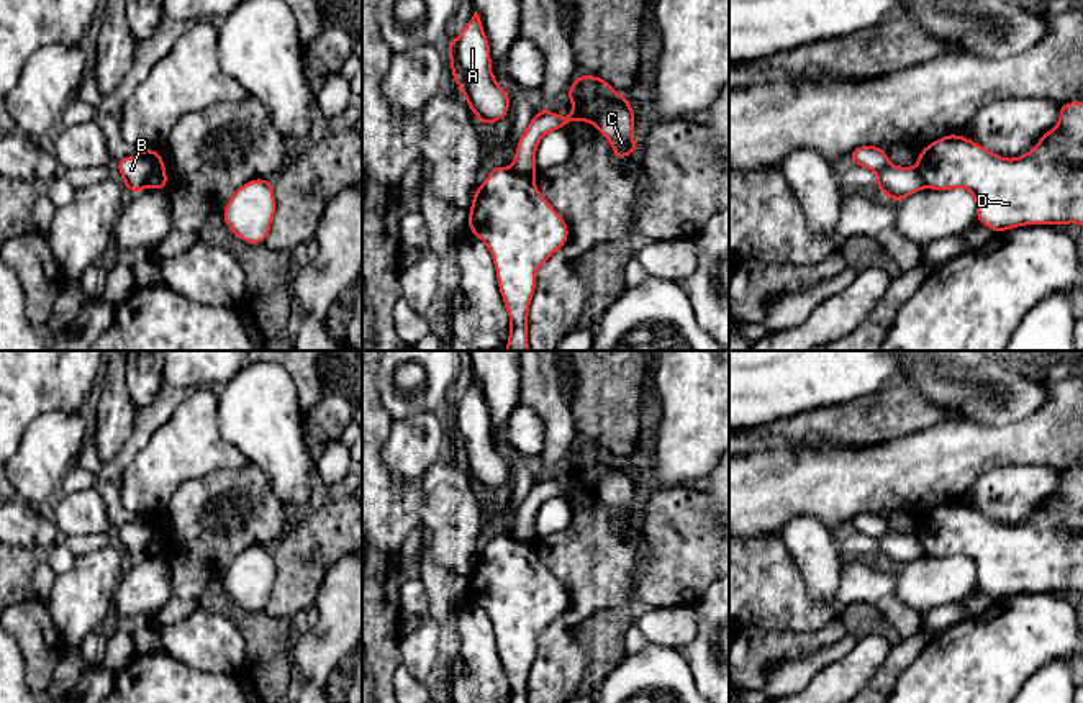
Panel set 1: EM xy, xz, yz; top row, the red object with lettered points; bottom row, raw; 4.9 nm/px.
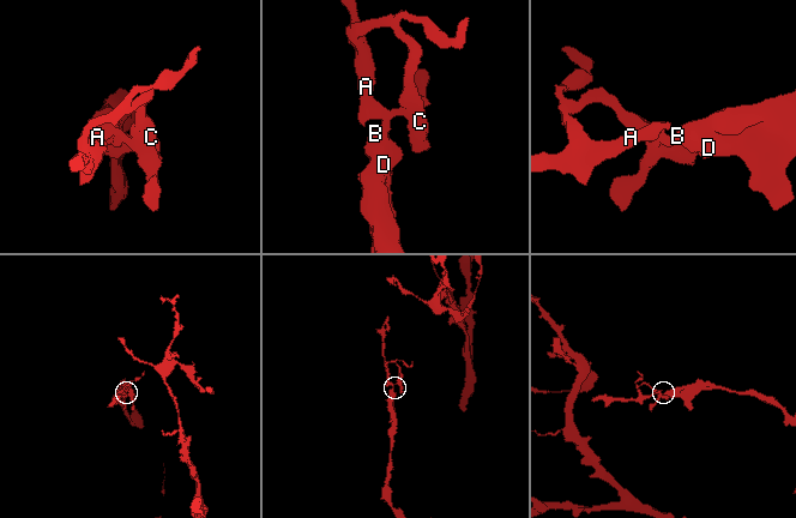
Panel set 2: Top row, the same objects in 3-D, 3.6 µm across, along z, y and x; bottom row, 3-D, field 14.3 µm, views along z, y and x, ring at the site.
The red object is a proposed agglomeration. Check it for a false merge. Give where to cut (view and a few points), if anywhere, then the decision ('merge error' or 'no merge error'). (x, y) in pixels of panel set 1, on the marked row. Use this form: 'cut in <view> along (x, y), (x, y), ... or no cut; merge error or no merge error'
cut in xz along (510, 167), (533, 177); merge error

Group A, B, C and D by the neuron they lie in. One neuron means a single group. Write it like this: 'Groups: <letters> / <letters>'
Groups: A C / B D

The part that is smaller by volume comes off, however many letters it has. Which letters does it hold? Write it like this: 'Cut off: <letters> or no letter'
Cut off: A, C

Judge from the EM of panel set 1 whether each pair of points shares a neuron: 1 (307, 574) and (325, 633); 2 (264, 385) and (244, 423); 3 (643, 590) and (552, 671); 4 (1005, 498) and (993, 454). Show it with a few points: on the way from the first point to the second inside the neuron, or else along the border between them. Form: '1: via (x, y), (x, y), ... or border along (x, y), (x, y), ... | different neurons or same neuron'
1: border along (331, 566), (313, 602) | different neurons
2: via (262, 395), (254, 413) | same neuron
3: border along (643, 559), (633, 597) | different neurons
4: border along (1034, 464), (996, 466), (983, 472), (965, 490) | different neurons

